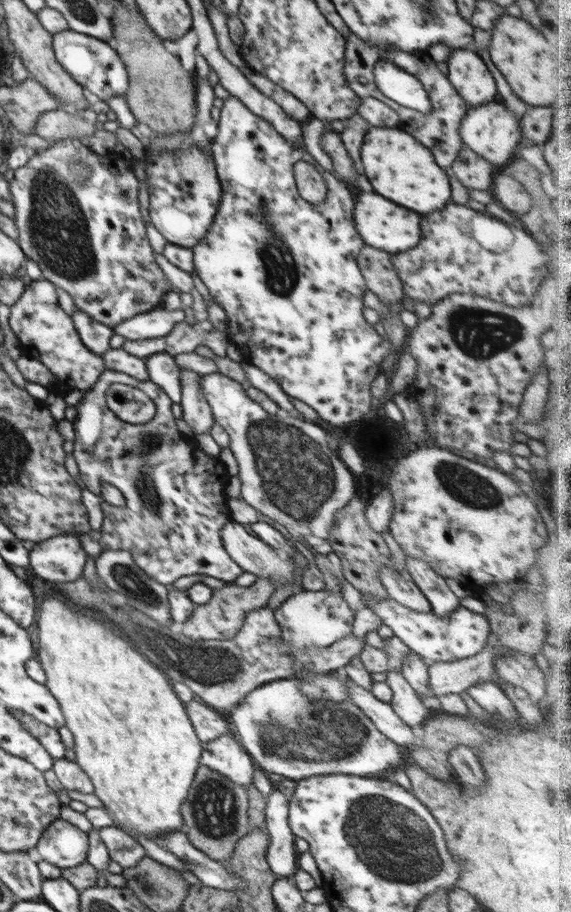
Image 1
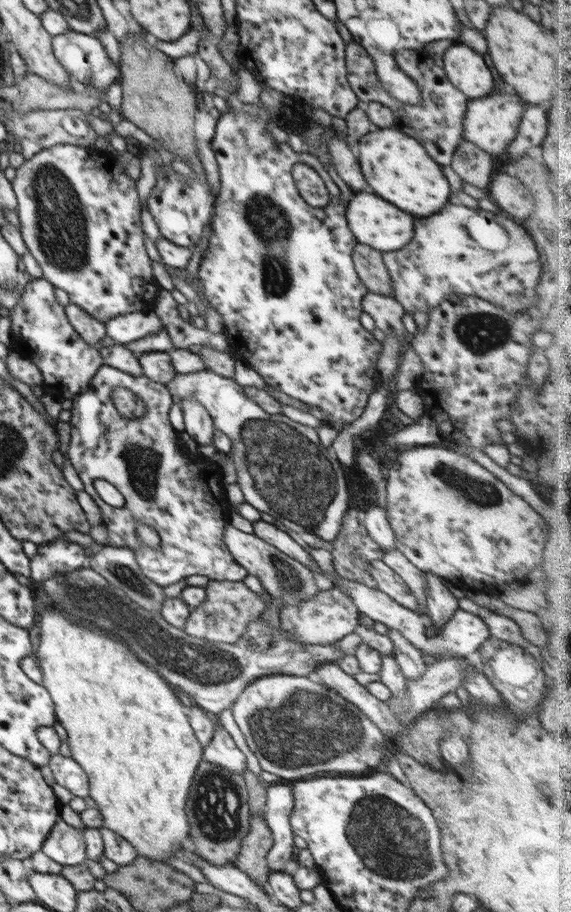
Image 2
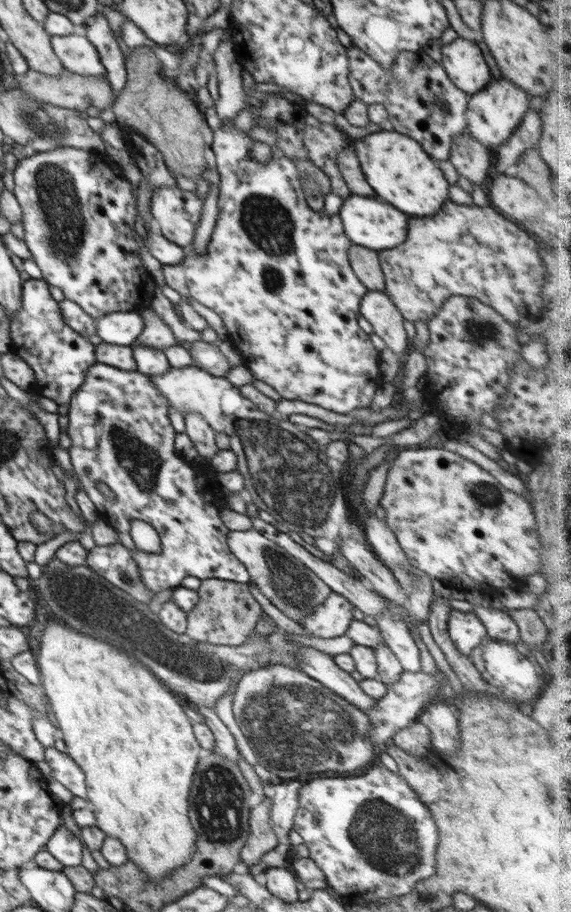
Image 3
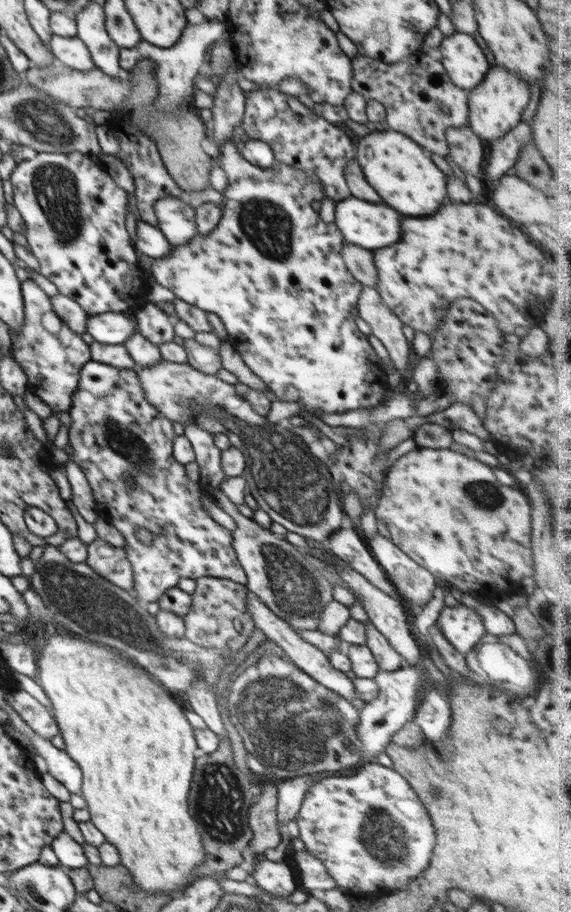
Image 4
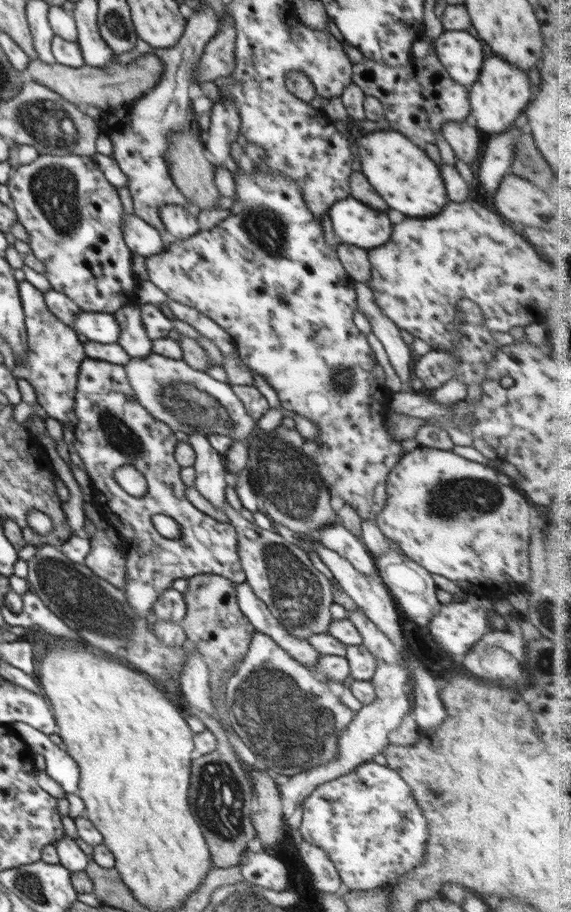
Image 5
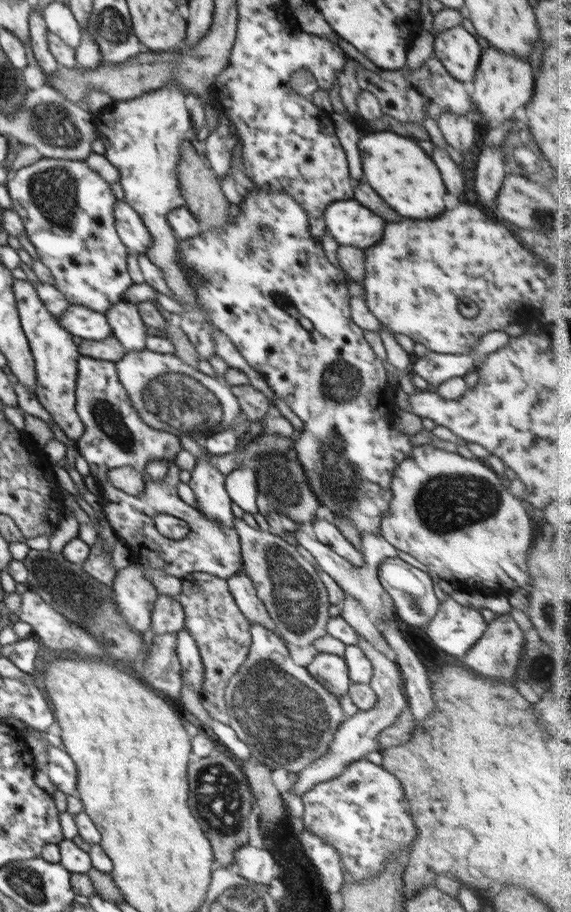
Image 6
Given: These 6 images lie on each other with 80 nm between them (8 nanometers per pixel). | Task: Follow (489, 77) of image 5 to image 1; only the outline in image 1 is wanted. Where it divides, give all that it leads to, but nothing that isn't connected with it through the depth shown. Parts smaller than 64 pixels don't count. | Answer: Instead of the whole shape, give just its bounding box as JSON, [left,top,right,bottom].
[460,100,521,166]

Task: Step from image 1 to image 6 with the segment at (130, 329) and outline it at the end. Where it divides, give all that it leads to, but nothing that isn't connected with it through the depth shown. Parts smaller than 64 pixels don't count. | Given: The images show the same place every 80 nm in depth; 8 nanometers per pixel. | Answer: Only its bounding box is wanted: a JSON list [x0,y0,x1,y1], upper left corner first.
[57,304,113,341]

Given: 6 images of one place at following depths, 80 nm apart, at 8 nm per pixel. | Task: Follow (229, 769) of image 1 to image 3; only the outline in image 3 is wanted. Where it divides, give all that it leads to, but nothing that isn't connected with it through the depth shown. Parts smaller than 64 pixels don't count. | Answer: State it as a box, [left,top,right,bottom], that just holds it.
[195,704,241,763]

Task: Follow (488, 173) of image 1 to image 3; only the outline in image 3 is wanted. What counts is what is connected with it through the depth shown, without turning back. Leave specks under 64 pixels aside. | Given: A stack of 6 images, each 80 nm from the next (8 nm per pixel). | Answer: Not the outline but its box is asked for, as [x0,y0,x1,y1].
[450,132,490,184]

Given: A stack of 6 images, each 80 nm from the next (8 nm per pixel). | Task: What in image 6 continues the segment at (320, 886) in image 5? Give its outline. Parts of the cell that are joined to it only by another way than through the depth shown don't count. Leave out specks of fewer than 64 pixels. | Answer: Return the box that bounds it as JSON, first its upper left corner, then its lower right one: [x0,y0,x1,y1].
[298,830,345,894]

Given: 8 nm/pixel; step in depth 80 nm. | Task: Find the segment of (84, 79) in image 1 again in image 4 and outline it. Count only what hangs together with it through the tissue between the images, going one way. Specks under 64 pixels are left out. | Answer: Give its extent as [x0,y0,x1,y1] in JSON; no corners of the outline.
[49,35,95,71]

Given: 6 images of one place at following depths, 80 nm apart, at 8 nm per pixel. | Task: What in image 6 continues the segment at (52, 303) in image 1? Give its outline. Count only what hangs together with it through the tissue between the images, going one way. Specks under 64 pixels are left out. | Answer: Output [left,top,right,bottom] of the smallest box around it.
[13,278,84,441]

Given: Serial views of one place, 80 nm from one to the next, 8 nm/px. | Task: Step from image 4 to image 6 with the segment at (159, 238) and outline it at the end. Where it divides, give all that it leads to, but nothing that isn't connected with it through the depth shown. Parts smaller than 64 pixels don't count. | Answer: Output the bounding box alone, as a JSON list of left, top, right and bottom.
[115,201,153,255]

